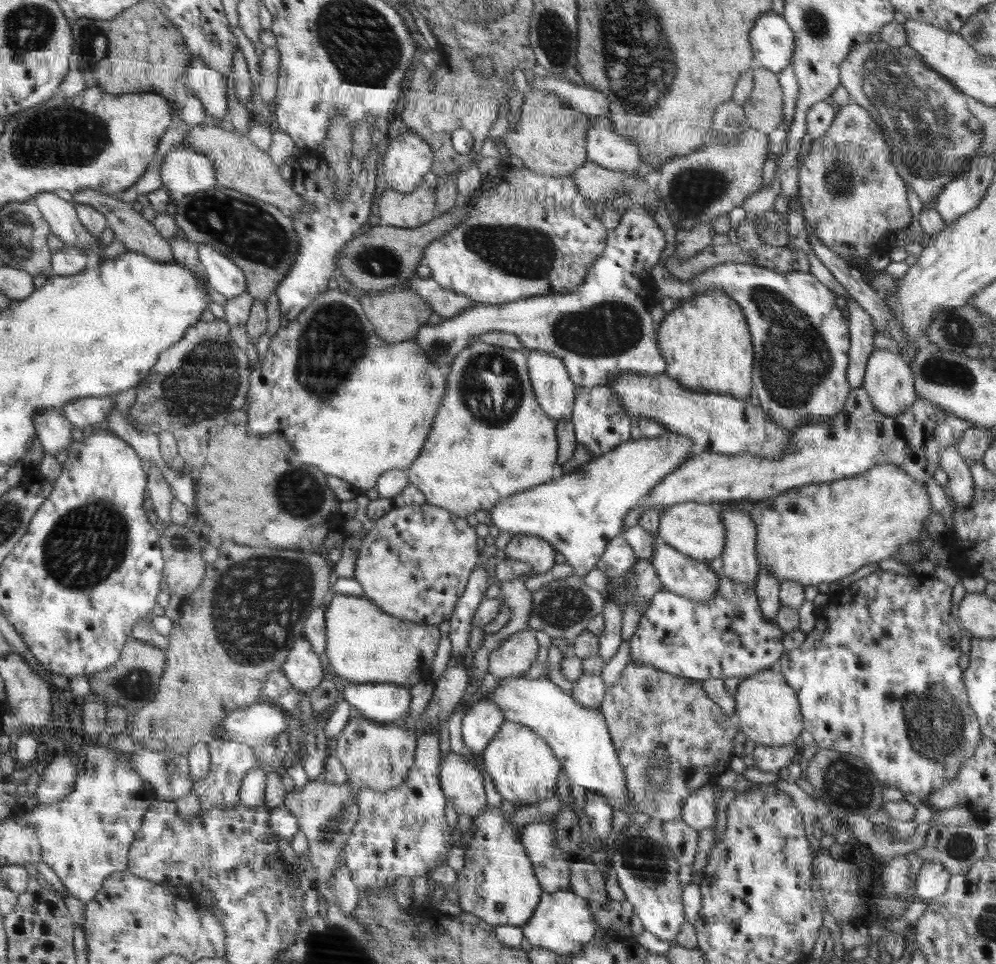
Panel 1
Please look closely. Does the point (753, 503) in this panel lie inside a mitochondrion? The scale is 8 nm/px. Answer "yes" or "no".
no

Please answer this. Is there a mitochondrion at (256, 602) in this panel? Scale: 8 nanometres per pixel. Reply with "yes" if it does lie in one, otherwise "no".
yes

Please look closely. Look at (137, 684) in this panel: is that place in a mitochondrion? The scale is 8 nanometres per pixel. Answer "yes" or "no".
yes

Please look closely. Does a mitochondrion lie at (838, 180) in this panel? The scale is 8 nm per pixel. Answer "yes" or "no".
yes

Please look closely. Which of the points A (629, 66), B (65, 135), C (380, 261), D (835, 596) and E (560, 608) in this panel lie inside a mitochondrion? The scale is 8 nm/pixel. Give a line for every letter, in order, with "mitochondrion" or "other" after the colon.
A: mitochondrion
B: mitochondrion
C: mitochondrion
D: other
E: mitochondrion

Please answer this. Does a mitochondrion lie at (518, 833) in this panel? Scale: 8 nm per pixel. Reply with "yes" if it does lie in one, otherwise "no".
no

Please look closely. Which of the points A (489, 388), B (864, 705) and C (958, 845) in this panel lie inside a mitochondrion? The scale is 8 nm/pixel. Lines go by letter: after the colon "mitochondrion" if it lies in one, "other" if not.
A: mitochondrion
B: other
C: mitochondrion

